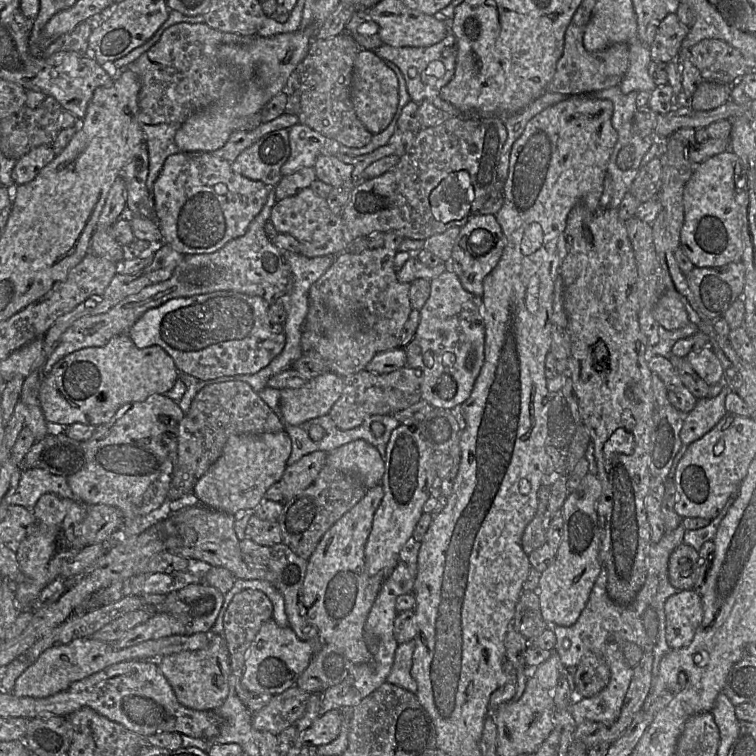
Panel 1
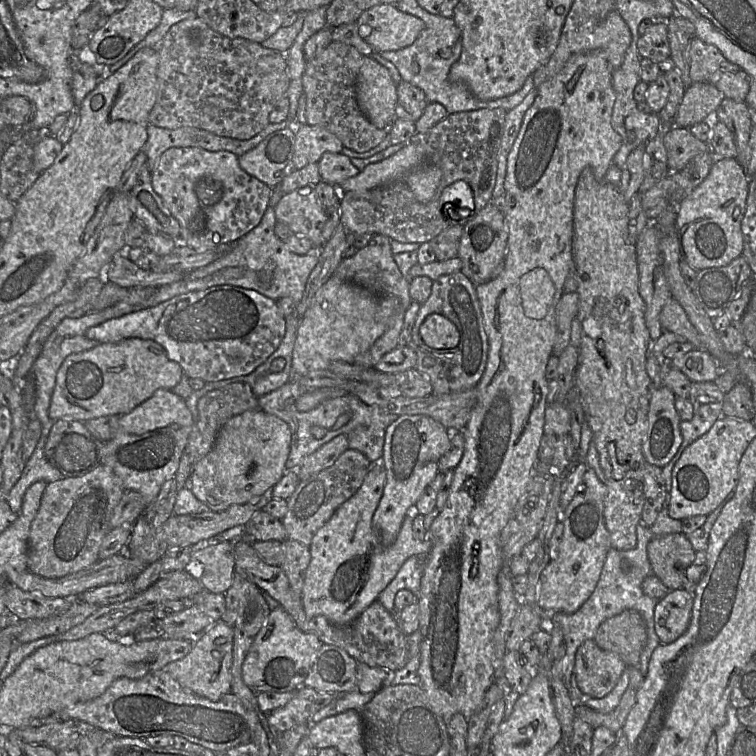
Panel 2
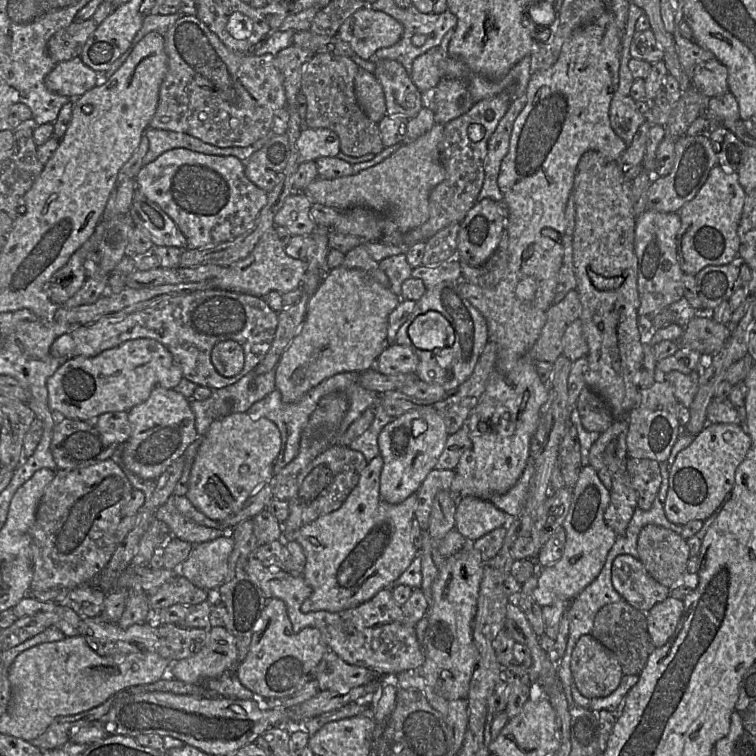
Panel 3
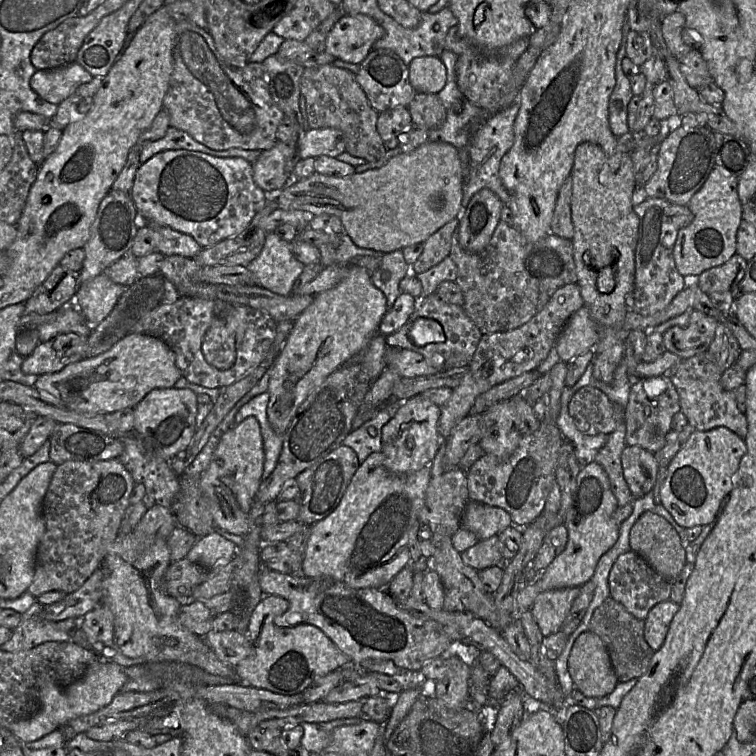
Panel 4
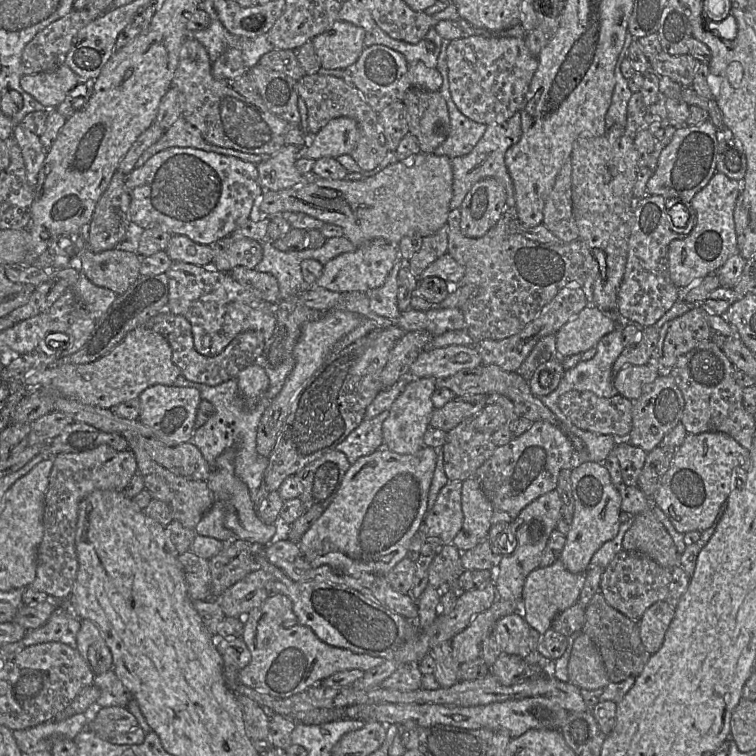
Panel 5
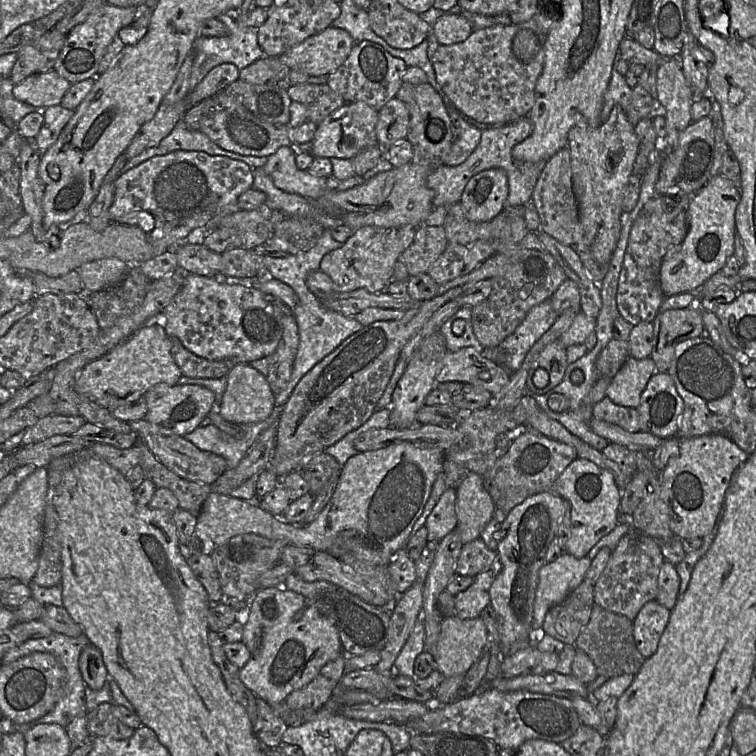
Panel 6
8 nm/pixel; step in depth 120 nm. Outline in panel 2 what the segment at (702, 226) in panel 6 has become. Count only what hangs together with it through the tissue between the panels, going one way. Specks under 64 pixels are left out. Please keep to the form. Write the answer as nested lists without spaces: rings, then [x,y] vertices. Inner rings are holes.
[[[715,159],[707,177],[681,201],[676,226],[682,259],[696,271],[727,266],[742,255],[741,221],[746,210],[749,183],[737,159]]]

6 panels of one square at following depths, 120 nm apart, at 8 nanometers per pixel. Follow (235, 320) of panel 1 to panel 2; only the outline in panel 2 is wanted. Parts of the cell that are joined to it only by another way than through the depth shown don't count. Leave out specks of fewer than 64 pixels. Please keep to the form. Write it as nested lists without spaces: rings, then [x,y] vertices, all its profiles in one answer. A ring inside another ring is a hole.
[[[222,285],[177,295],[156,306],[107,320],[89,328],[85,335],[100,344],[116,343],[127,338],[153,340],[164,348],[170,360],[181,366],[189,379],[215,382],[253,372],[279,347],[285,332],[286,320],[275,300],[254,290]]]

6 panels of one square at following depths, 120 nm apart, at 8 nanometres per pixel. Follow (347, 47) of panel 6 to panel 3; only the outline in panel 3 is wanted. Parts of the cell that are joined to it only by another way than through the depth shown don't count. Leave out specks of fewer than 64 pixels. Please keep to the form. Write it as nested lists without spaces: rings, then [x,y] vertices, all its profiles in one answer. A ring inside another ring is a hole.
[[[362,8],[348,17],[339,27],[337,36],[347,42],[362,59],[375,59],[378,49],[393,46],[403,32],[400,22],[390,15]]]

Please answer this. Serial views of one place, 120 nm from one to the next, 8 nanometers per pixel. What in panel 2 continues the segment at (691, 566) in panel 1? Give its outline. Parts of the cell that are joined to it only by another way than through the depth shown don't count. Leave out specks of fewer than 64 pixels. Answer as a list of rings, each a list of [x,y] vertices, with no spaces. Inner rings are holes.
[[[683,533],[657,536],[647,545],[652,573],[668,590],[682,589],[684,582],[695,585],[698,580],[687,576],[687,569],[694,564],[696,551]]]

